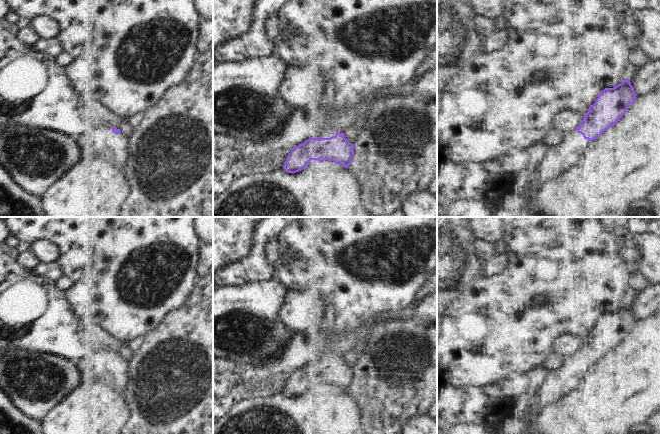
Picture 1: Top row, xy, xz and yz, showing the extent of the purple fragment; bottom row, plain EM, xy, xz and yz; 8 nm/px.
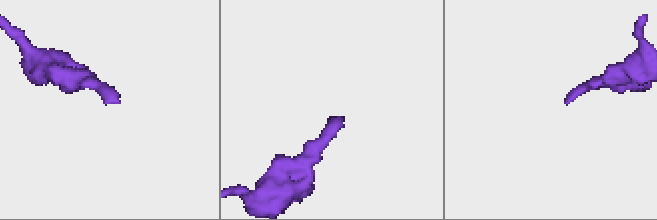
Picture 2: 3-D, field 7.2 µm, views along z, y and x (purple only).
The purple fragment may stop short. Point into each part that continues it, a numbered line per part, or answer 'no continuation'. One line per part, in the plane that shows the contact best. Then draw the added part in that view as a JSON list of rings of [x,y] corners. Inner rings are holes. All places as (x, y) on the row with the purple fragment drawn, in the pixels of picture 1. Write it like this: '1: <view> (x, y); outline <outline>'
1: xz (327, 134); outline [[[327,130],[327,131],[325,131],[325,132],[322,134],[321,138],[330,138],[330,137],[332,137],[332,136],[335,136],[335,134],[336,134],[335,131]]]

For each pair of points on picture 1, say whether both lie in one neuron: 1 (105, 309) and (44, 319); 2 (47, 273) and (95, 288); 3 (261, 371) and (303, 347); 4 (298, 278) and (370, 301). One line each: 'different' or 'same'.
1: different
2: different
3: same
4: same

